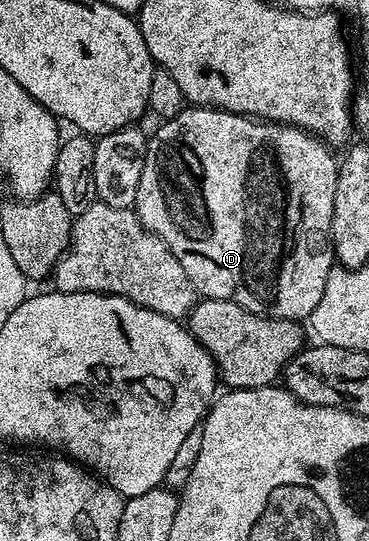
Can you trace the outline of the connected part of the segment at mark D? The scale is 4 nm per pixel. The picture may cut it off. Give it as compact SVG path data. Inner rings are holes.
M189 105L181 114L161 121L160 127L148 139L148 151L146 152L146 164L142 168L142 181L138 183L138 196L136 197L135 211L138 220L146 230L149 230L154 236L158 236L166 244L166 248L170 248L170 252L174 252L174 256L178 260L178 264L182 264L182 268L186 268L186 276L190 276L190 280L194 284L197 295L206 298L217 298L218 300L230 300L234 304L238 304L242 308L246 308L255 314L265 314L267 318L291 318L293 320L311 319L314 308L318 308L318 300L322 300L322 292L326 288L326 280L328 274L334 269L334 255L332 253L332 217L334 216L334 184L336 183L336 167L338 158L321 139L316 135L308 133L306 130L299 130L297 126L285 126L274 122L265 122L257 120L247 114L232 114L228 110L217 110L211 106L193 106Z

